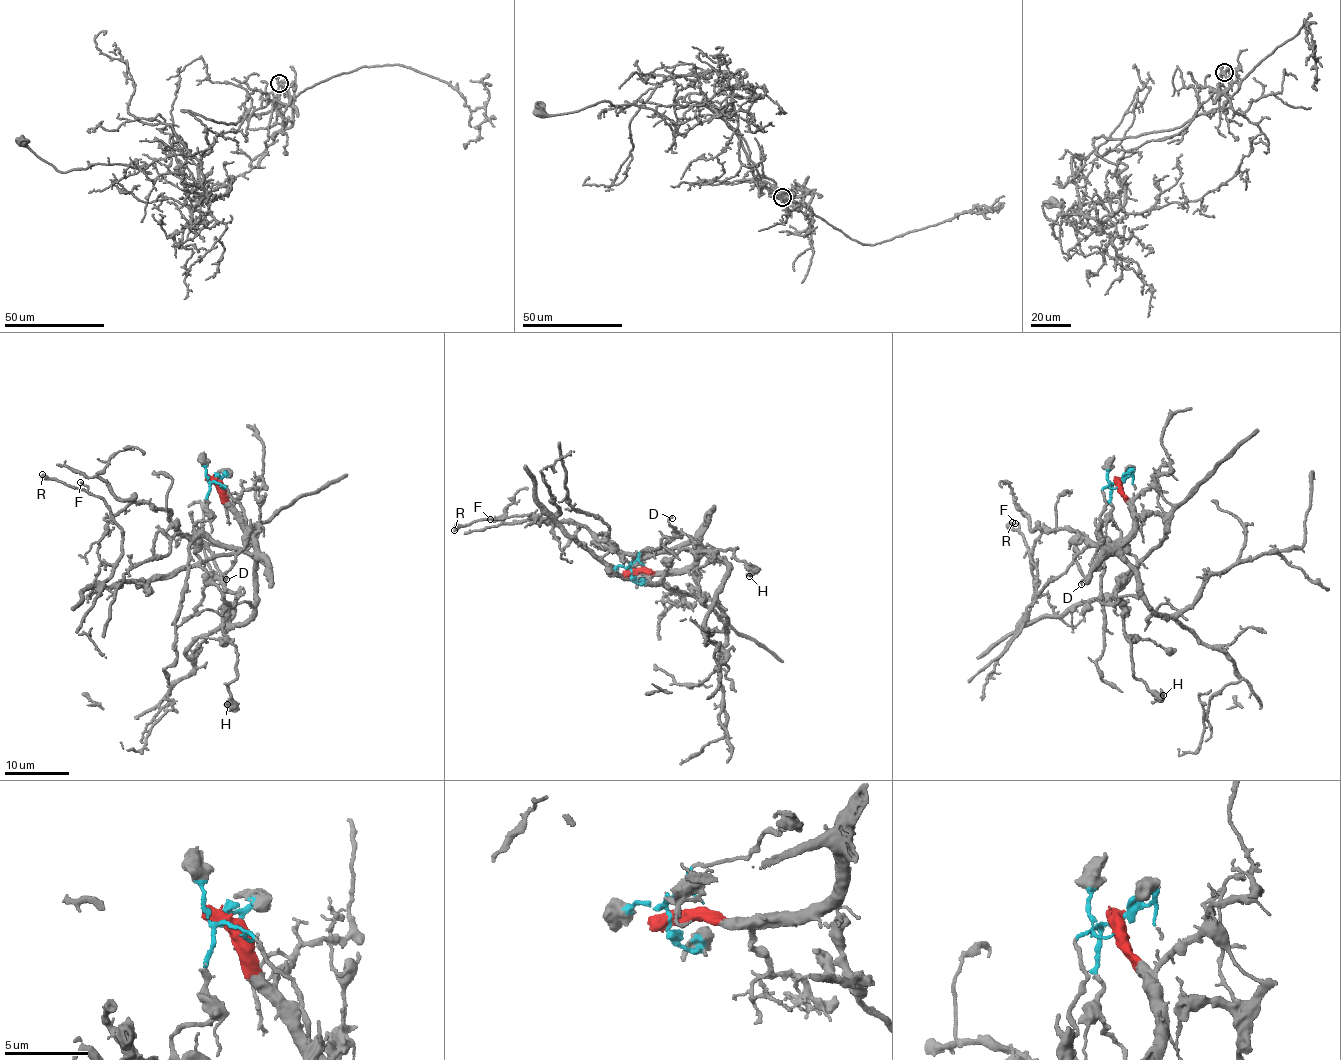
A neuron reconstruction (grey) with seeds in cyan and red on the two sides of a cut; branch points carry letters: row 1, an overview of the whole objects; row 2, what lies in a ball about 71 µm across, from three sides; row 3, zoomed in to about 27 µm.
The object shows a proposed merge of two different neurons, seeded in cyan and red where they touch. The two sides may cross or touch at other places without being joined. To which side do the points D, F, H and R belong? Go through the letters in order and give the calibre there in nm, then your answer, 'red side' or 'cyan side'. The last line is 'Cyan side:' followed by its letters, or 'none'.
D: calibre 150 nm; cyan side
F: calibre 110 nm; cyan side
H: calibre 360 nm; cyan side
R: calibre 460 nm; cyan side
Cyan side: D, F, H, R

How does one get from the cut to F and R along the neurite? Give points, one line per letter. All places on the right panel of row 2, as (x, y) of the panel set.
F: (1118, 482), (1111, 519), (1137, 564), (1108, 595), (1064, 615), (1047, 594), (1036, 597), (1036, 568), (1015, 523)
R: (1118, 482), (1111, 519), (1137, 564), (1108, 595), (1064, 615), (1047, 594), (1036, 597), (1036, 568), (1012, 522)

